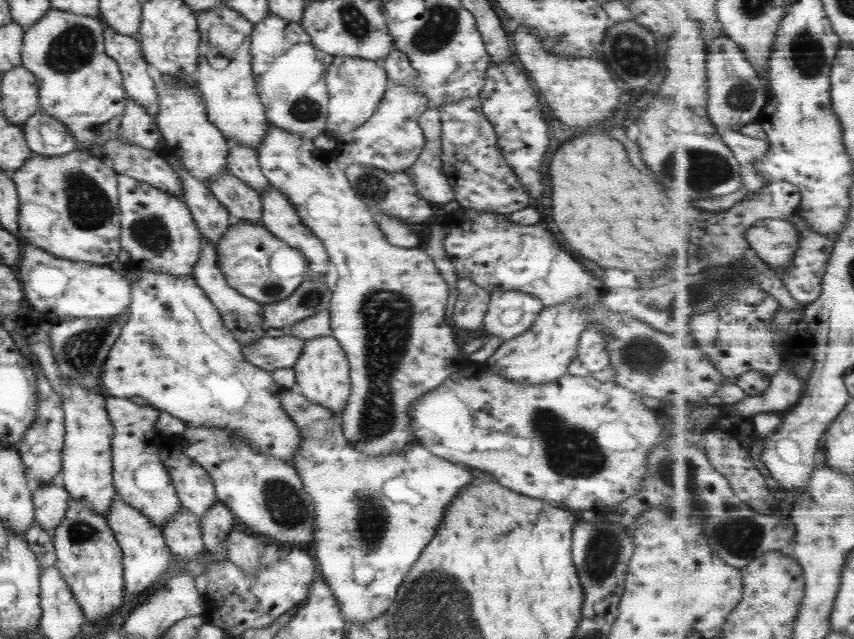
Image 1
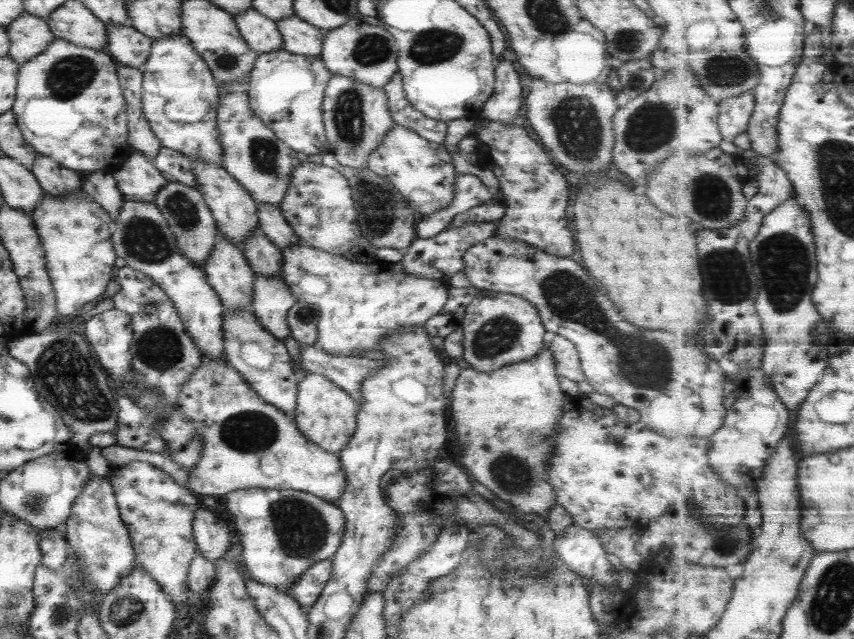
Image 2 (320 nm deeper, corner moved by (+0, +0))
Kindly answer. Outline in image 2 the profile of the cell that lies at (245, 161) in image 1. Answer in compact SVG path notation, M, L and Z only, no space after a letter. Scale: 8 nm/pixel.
M265 202L257 203L257 222L260 232L266 236L280 251L290 244L300 244L298 236L288 227L278 206Z

